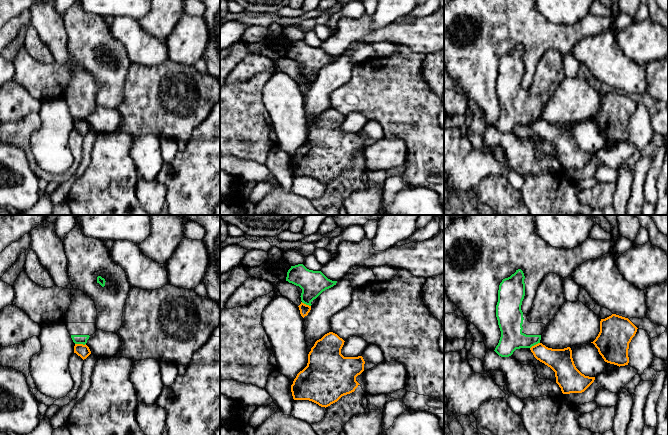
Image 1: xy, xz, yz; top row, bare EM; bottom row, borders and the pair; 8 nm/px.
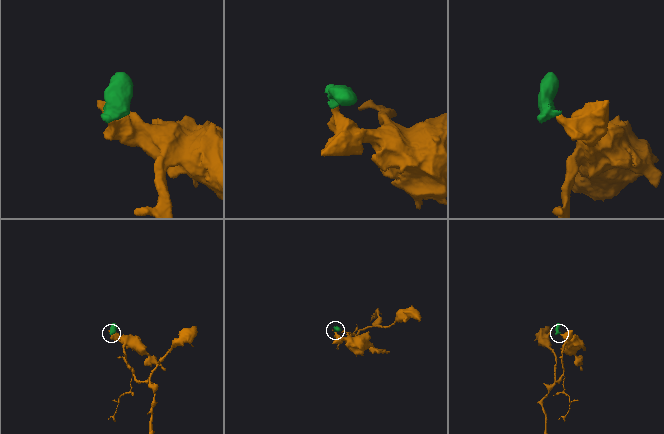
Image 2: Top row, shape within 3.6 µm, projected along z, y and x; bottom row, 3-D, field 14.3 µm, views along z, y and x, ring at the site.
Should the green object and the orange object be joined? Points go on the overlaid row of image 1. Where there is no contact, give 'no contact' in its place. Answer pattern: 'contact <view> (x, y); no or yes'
contact xy (80, 343); no

